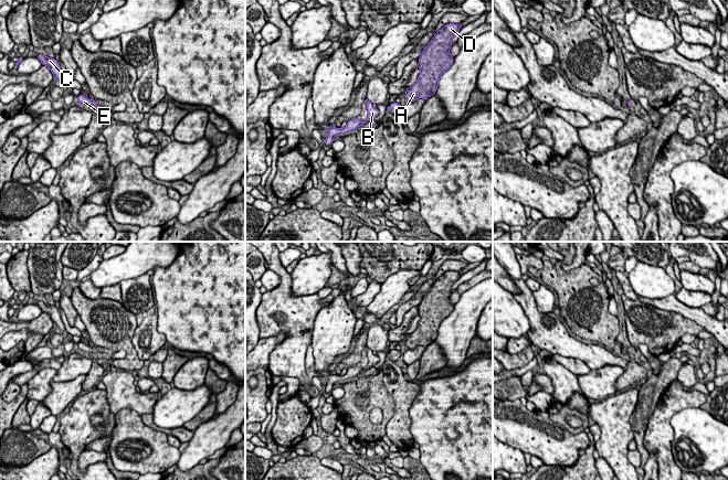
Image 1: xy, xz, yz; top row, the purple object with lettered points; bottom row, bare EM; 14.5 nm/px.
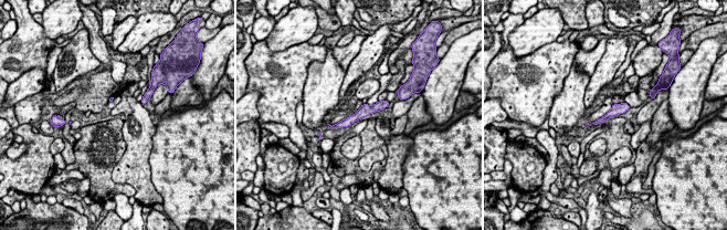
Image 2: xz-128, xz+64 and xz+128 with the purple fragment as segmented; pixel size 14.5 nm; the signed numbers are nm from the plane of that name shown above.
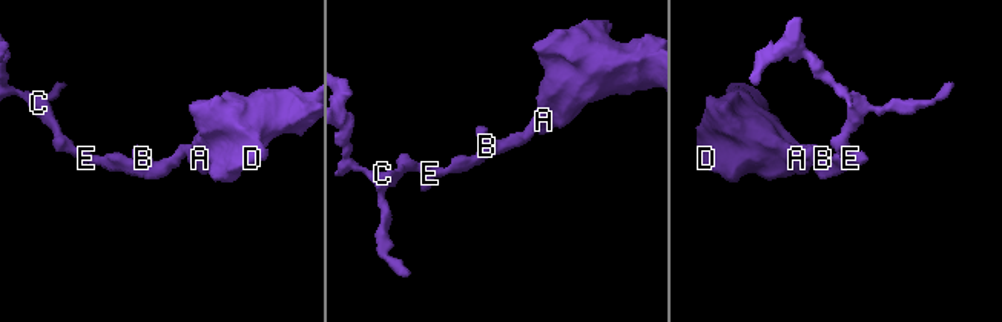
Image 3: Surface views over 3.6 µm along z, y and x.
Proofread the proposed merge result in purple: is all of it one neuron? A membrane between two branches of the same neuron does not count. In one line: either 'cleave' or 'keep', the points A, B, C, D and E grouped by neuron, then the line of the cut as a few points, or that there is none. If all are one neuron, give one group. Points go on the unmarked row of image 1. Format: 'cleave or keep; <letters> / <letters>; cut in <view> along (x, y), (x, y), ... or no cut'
keep; A B C D E; no cut

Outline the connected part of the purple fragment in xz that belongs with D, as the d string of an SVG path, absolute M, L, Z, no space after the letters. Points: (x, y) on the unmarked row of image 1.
M450 270L439 277L430 291L423 296L418 310L421 320L418 328L408 334L404 344L408 349L418 345L428 346L435 341L441 322L450 316L454 305L450 301L453 284L461 277L461 271Z

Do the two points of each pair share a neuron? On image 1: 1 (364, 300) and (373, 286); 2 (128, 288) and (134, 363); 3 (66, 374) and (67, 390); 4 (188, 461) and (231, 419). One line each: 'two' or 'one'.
1: one
2: two
3: two
4: one

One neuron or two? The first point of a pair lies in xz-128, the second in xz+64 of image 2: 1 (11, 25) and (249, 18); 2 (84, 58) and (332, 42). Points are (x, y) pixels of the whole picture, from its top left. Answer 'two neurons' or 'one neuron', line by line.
1: two neurons
2: two neurons

